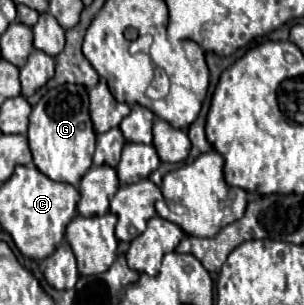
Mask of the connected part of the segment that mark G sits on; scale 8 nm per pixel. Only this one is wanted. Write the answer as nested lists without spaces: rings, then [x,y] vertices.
[[[61,85],[51,89],[29,117],[29,147],[35,167],[53,181],[79,185],[85,171],[91,167],[95,151],[95,131],[89,119],[87,89],[77,85]]]

